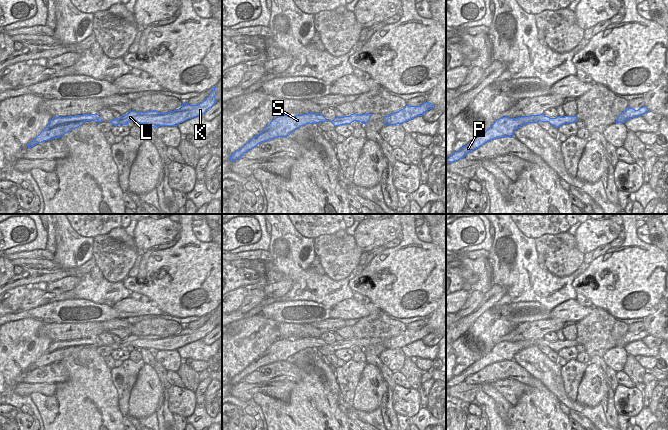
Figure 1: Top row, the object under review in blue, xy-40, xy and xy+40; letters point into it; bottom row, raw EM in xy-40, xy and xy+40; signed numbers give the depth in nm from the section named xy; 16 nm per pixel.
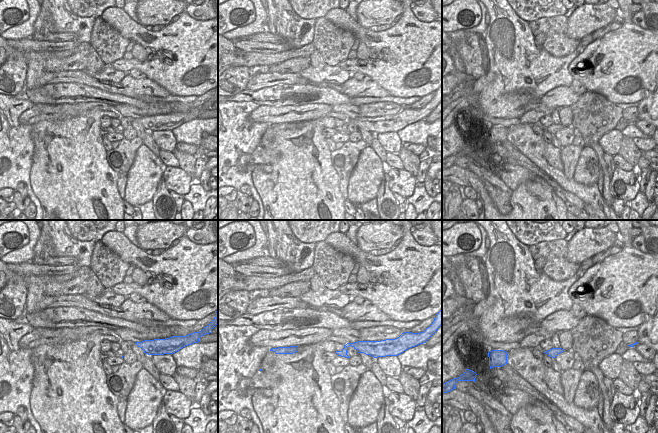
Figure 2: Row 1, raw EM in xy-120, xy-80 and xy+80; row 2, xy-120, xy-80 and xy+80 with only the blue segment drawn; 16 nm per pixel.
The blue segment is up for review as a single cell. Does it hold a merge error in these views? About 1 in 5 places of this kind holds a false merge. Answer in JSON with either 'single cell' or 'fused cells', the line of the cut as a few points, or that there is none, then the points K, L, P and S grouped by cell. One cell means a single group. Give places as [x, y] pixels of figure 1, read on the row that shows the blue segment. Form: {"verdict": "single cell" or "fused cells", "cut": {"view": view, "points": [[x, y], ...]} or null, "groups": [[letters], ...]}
{"verdict": "single cell", "cut": null, "groups": [["K", "L", "P", "S"]]}

